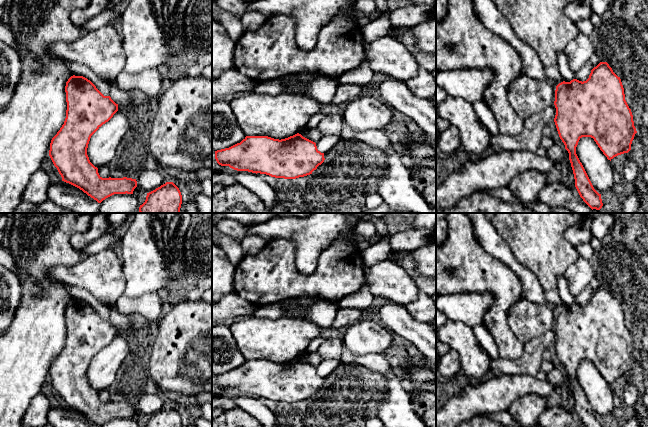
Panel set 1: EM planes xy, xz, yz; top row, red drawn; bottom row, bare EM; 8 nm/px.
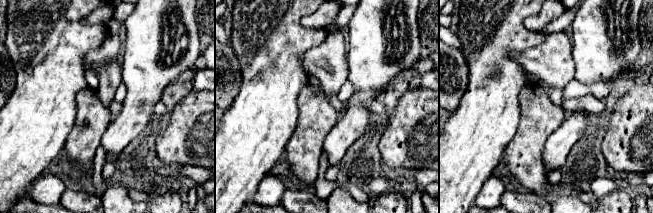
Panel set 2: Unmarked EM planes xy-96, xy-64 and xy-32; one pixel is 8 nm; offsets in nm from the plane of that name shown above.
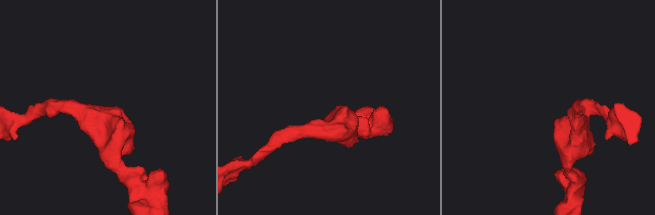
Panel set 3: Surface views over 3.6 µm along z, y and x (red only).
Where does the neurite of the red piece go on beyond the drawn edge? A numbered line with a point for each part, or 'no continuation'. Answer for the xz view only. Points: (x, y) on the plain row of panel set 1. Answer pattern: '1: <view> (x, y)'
no continuation

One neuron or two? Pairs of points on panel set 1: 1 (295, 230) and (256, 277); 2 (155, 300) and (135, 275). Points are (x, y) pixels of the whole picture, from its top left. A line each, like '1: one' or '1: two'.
1: two
2: two

